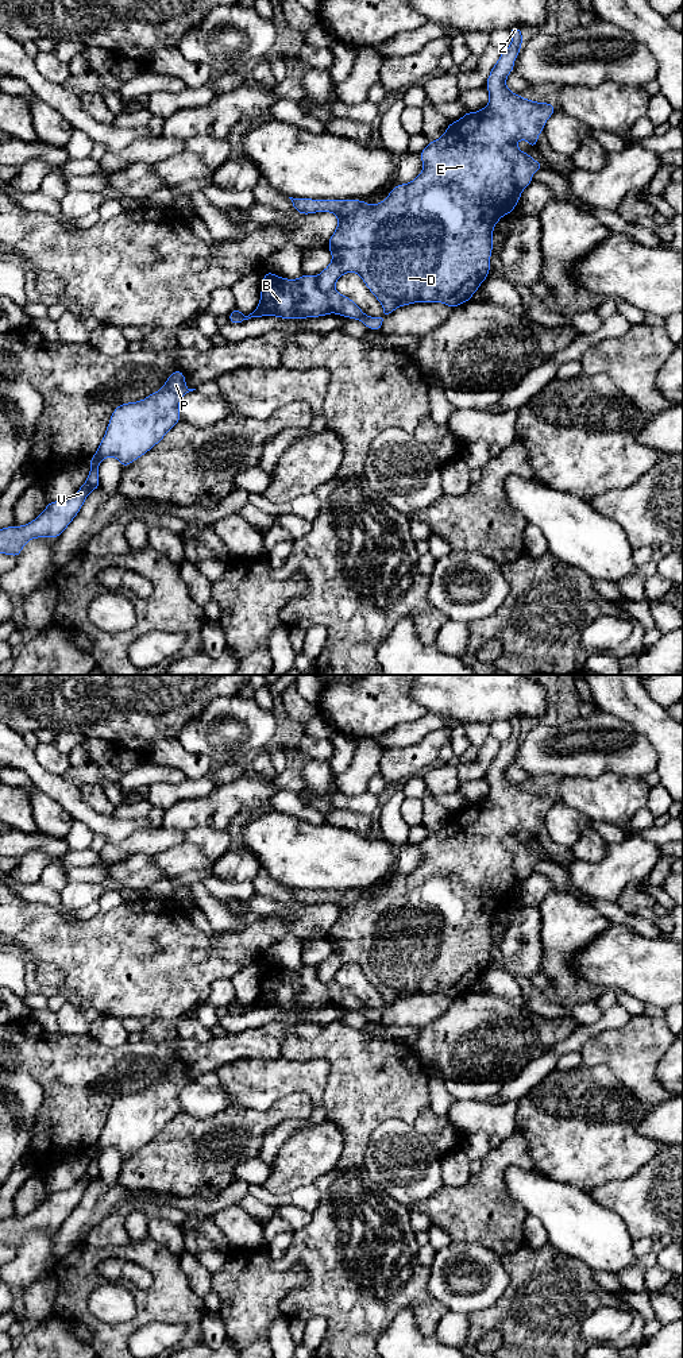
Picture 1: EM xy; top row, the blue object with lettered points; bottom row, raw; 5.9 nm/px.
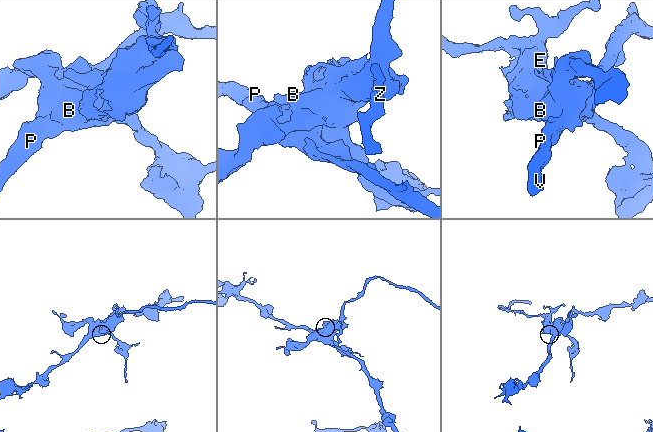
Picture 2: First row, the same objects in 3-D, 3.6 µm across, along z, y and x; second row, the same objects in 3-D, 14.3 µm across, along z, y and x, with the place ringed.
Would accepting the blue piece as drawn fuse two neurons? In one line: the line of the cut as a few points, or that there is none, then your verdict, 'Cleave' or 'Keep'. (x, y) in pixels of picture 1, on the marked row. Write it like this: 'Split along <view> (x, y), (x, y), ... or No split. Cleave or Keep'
Split along xy (316, 277), (316, 285), (325, 294), (331, 311). Cleave

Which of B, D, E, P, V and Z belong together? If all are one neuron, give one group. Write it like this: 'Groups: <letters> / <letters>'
Groups: B P V / D E Z

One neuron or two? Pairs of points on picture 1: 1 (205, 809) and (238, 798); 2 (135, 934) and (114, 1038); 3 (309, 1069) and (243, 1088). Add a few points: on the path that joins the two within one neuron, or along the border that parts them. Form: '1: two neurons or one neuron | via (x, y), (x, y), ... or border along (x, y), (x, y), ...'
1: one neuron | via (213, 809), (217, 809), (230, 799)
2: two neurons | border along (101, 1014), (112, 1014), (120, 1019)
3: one neuron | via (293, 1076), (280, 1076), (259, 1083)

